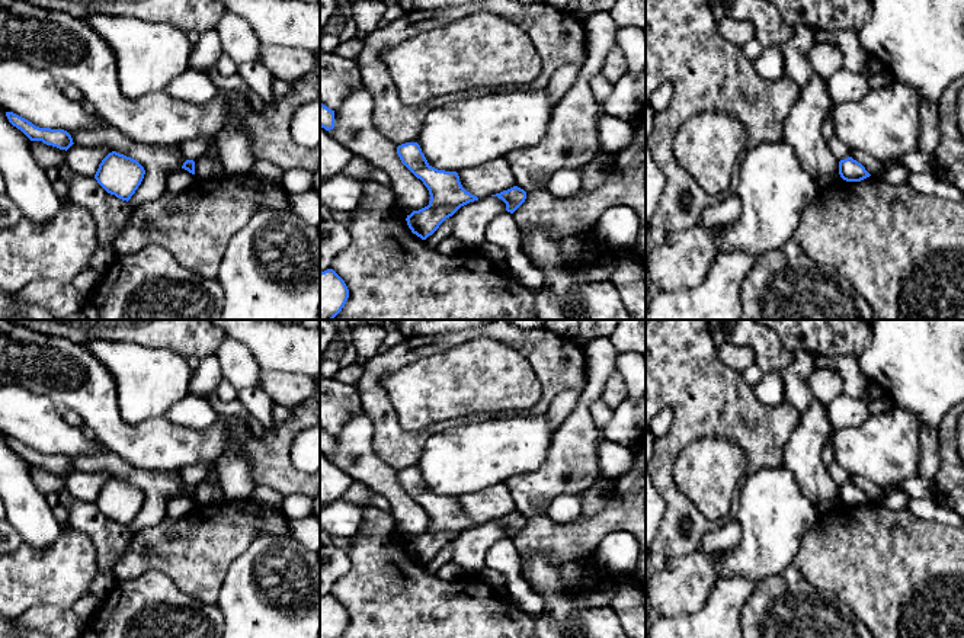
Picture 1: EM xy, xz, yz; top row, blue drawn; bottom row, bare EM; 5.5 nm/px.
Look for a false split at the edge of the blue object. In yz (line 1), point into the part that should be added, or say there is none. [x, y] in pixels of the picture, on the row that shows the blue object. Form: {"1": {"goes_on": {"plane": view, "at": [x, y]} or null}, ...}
{"1": {"goes_on": null}}

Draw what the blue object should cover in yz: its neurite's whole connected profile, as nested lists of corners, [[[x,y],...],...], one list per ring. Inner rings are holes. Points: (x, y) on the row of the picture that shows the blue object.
[[[852,157],[839,161],[839,174],[846,182],[861,182],[871,176],[865,167]]]

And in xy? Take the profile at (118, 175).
[[[112,151],[99,164],[95,179],[108,193],[128,202],[144,174],[145,170],[137,160]]]

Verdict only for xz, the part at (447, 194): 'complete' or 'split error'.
complete

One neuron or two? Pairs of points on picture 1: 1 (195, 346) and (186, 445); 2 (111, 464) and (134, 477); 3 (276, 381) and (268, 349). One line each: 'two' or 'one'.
1: two
2: one
3: two

